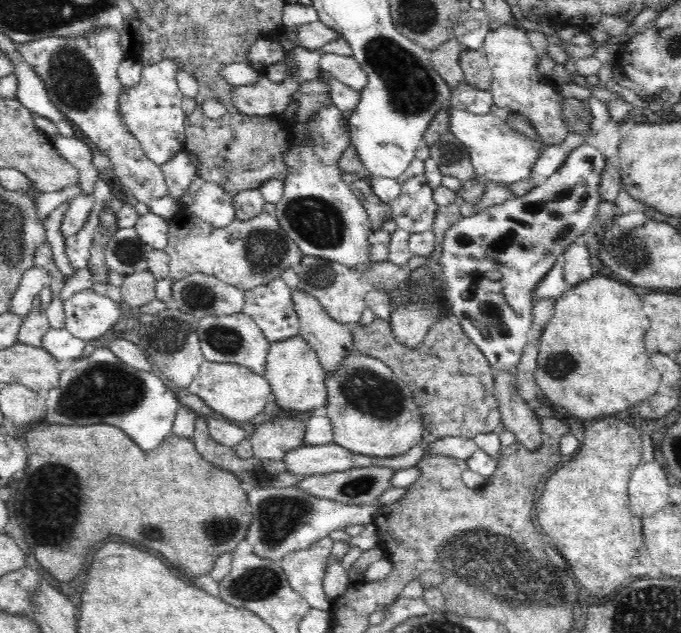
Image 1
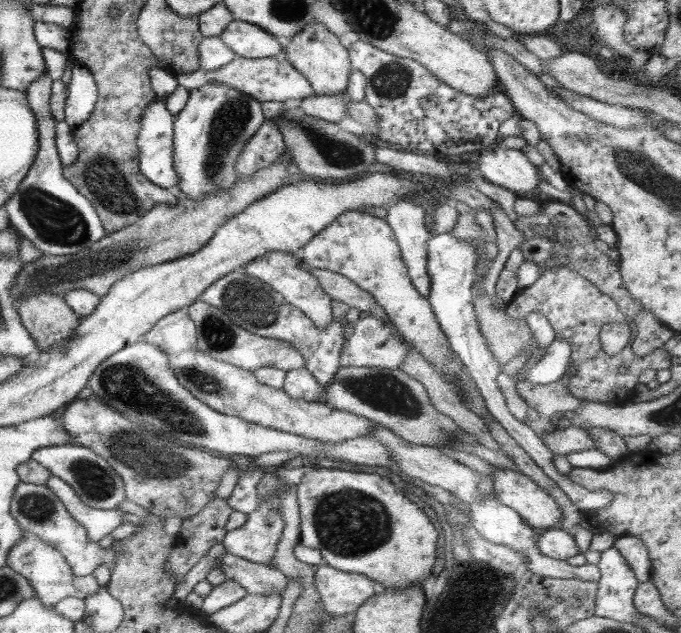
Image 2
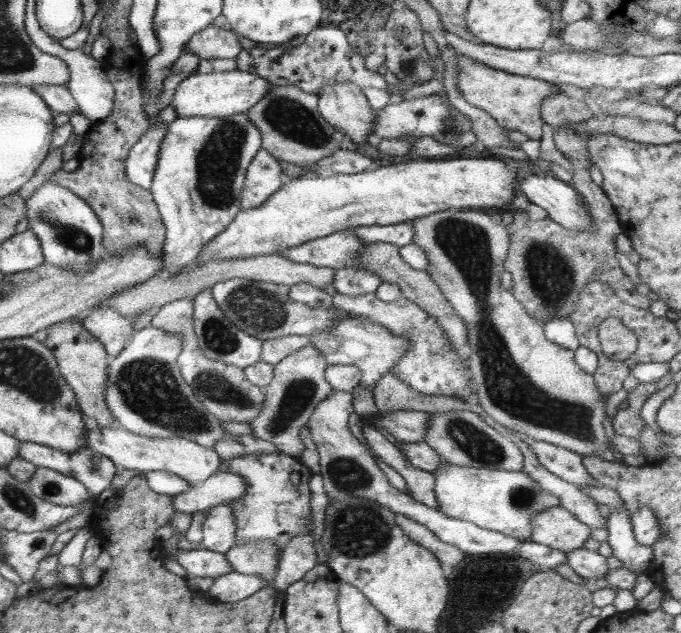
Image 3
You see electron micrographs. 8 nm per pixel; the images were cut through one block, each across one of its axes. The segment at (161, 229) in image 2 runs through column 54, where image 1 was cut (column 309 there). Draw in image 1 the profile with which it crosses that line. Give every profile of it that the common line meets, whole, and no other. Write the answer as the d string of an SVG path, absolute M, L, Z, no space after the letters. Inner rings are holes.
M304 255L296 272L299 277L298 289L317 298L331 318L351 327L358 324L362 318L367 307L365 297L368 292L380 290L387 293L392 288L398 288L398 284L402 284L410 277L411 270L407 265L399 266L384 260L372 265L368 271L356 271L326 258Z

